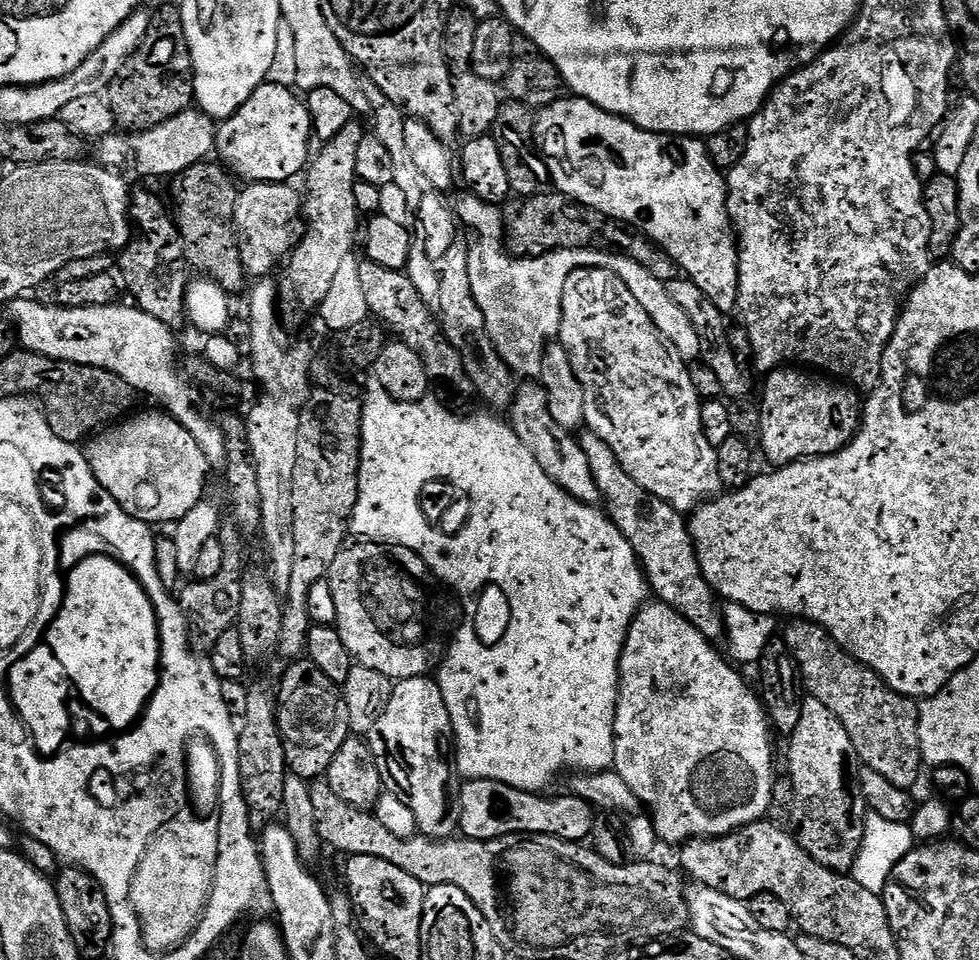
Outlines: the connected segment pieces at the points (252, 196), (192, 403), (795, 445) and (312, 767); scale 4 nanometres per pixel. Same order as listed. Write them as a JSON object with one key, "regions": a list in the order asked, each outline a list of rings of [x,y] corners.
{"regions":[[[[255,181],[245,185],[238,193],[235,204],[235,226],[239,258],[245,273],[252,278],[266,278],[272,274],[274,266],[291,255],[292,250],[300,243],[303,236],[301,229],[294,230],[303,215],[303,195],[286,182],[266,183]]],[[[21,298],[11,301],[12,320],[15,335],[19,343],[25,349],[39,356],[45,356],[51,360],[61,360],[71,364],[82,366],[94,366],[102,370],[110,370],[118,374],[137,394],[149,396],[157,400],[159,407],[173,416],[182,427],[198,442],[202,454],[206,454],[206,462],[209,466],[223,465],[226,460],[226,449],[224,436],[219,423],[211,422],[196,409],[196,396],[193,385],[178,371],[178,360],[176,364],[176,340],[173,329],[167,328],[158,318],[150,318],[150,314],[143,312],[141,308],[129,306],[123,308],[123,303],[117,302],[110,306],[94,306],[74,310],[73,308],[52,307],[50,305],[39,305],[32,298]]],[[[792,366],[767,373],[765,380],[768,381],[764,384],[764,397],[758,400],[762,414],[758,448],[764,451],[772,466],[832,456],[835,452],[841,452],[859,432],[862,396],[847,383]]],[[[307,658],[297,659],[287,665],[284,677],[280,680],[280,689],[275,689],[276,721],[280,737],[284,743],[284,753],[288,763],[289,772],[300,775],[307,782],[323,777],[328,771],[330,762],[334,762],[334,754],[342,750],[342,742],[350,738],[350,714],[346,714],[346,702],[343,691],[318,666],[314,666]]]]}

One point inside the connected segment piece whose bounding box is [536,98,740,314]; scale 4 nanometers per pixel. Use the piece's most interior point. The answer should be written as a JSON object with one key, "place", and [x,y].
{"place":[667,188]}

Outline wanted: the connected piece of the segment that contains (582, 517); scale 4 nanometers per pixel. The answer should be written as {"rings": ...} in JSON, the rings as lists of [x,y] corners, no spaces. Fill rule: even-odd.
{"rings":[[[369,384],[368,393],[363,393],[362,396],[364,409],[360,423],[360,489],[352,511],[350,532],[353,537],[363,538],[368,542],[400,544],[403,548],[414,550],[414,554],[418,554],[428,563],[433,576],[441,585],[449,584],[456,591],[455,599],[458,604],[460,599],[460,604],[464,607],[464,621],[461,622],[456,637],[453,640],[451,637],[438,669],[442,698],[446,698],[446,710],[450,710],[455,771],[459,775],[461,772],[461,777],[470,780],[493,780],[506,786],[514,786],[523,792],[537,794],[548,790],[552,779],[559,772],[595,774],[609,771],[614,765],[614,714],[616,692],[620,688],[620,655],[634,618],[650,596],[644,569],[640,567],[640,559],[634,554],[630,542],[626,542],[615,522],[609,520],[599,507],[575,500],[570,494],[566,494],[566,490],[562,490],[562,486],[553,482],[546,470],[538,466],[534,454],[530,454],[530,450],[522,446],[518,434],[514,434],[507,419],[499,420],[496,417],[499,415],[488,410],[483,410],[477,416],[455,416],[446,405],[439,404],[433,398],[398,402],[392,400],[390,394],[386,394],[381,384]],[[428,476],[452,476],[452,480],[456,480],[460,488],[468,488],[468,521],[457,536],[452,536],[447,531],[440,536],[436,536],[436,532],[428,532],[428,528],[424,528],[424,520],[420,520],[420,512],[416,512],[416,488],[420,488],[420,480],[428,480]]]}

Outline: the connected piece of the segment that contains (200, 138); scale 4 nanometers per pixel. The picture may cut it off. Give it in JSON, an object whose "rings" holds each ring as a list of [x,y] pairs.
{"rings":[[[189,110],[139,133],[136,140],[136,168],[144,176],[179,177],[190,166],[203,164],[216,147],[217,125],[213,117],[199,110]]]}

